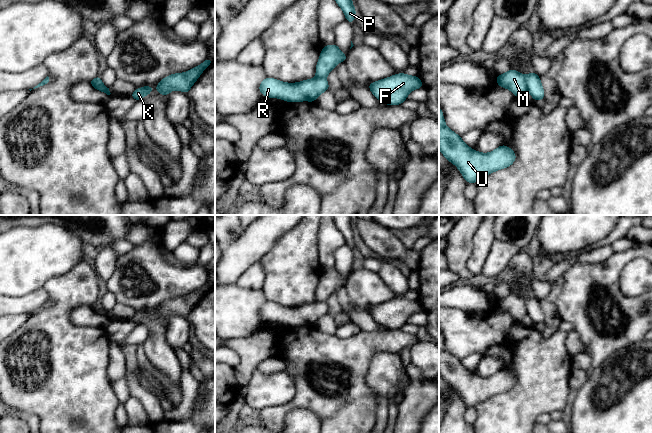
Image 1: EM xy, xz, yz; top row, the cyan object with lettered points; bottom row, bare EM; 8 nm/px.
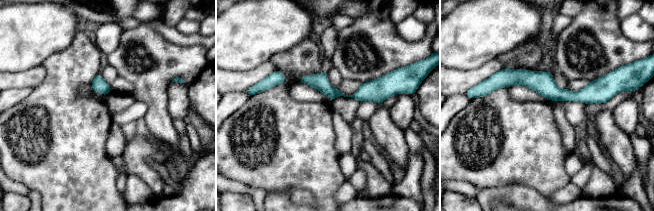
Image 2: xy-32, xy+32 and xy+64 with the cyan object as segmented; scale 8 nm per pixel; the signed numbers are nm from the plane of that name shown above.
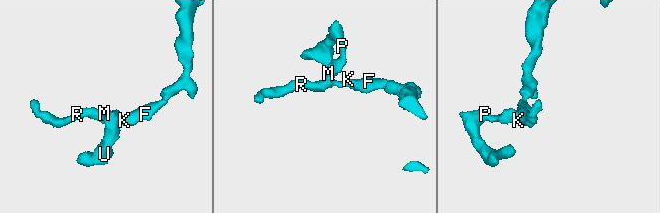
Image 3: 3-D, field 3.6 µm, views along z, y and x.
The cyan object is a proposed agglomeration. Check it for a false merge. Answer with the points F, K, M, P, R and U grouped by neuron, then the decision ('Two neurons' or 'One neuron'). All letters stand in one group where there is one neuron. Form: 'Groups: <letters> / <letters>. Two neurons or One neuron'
Groups: F K R / M P U. Two neurons

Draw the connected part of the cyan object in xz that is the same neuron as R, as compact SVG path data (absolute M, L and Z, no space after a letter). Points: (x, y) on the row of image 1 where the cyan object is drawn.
M267 77L259 86L259 91L264 96L268 98L280 98L288 102L315 102L316 98L327 90L329 90L329 84L326 78L320 77L297 83L285 83Z

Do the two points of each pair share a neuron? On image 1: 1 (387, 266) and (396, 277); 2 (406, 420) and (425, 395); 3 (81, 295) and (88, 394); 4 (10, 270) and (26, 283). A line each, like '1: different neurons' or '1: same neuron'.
1: same neuron
2: same neuron
3: same neuron
4: same neuron

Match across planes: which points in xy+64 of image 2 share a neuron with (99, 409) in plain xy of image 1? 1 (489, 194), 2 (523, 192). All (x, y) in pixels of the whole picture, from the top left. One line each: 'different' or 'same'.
1: different
2: different

